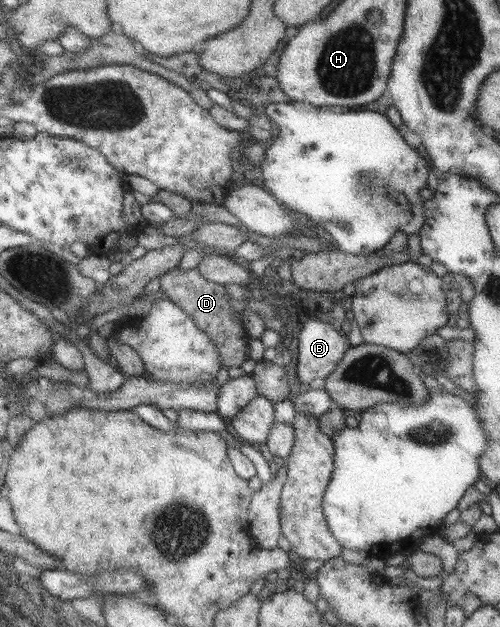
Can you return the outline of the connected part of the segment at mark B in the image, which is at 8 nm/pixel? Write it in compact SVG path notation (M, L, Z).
M321 317L311 318L303 324L298 335L298 341L296 375L303 385L309 385L315 378L325 379L350 348L347 336L341 336L331 324L328 324Z

